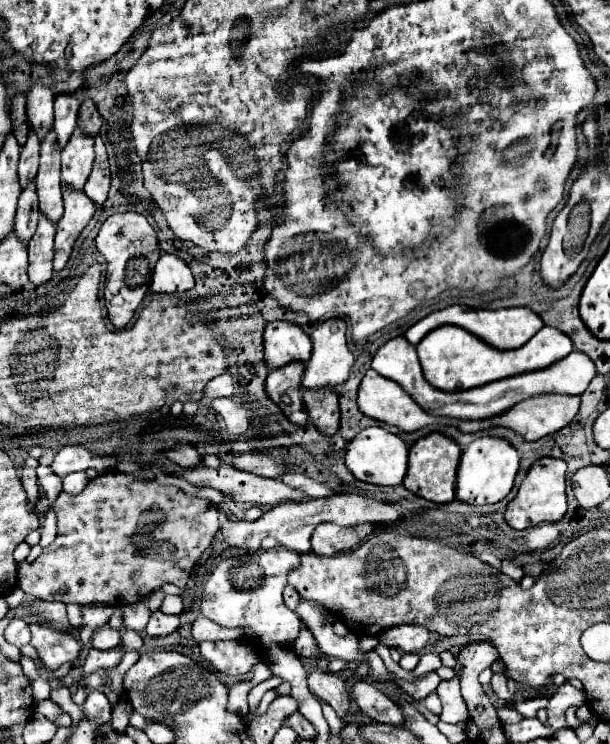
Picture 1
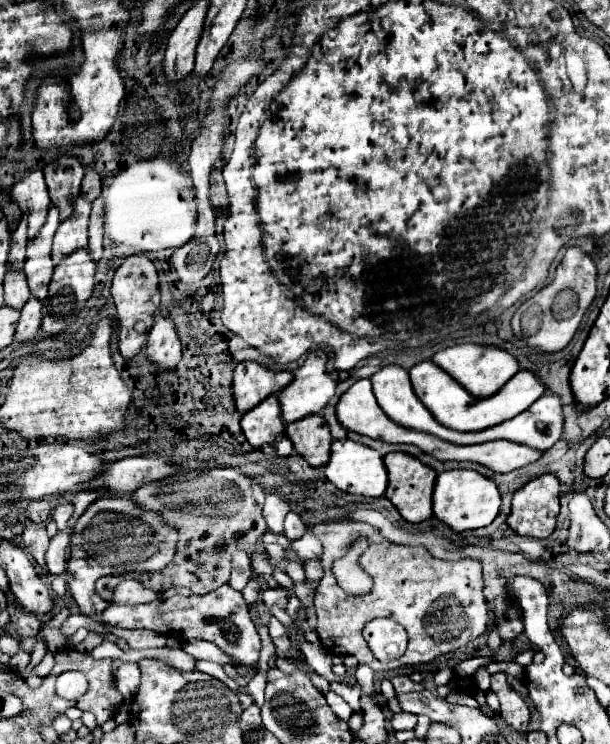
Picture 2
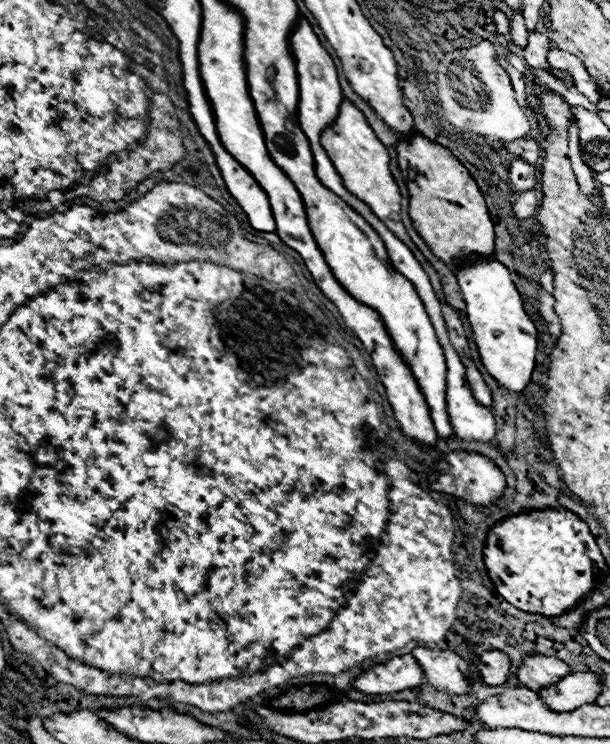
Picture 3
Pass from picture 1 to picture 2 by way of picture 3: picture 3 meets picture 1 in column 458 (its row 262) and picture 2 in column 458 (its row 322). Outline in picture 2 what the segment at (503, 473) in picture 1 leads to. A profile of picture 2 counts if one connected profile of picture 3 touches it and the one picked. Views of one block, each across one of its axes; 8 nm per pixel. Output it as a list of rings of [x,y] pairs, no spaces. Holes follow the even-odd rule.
[[[448,470],[436,476],[434,496],[432,496],[432,512],[434,516],[450,526],[456,534],[466,530],[476,530],[488,526],[500,510],[500,494],[492,480],[484,478],[474,470]]]

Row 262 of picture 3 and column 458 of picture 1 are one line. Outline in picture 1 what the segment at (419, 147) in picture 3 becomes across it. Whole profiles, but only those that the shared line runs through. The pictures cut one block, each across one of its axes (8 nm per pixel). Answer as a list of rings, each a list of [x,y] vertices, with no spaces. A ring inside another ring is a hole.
[[[432,432],[420,440],[416,440],[410,446],[410,464],[408,474],[404,476],[404,488],[412,494],[436,502],[436,504],[448,504],[454,500],[454,488],[456,488],[456,468],[460,462],[460,446],[450,440],[444,434]]]

